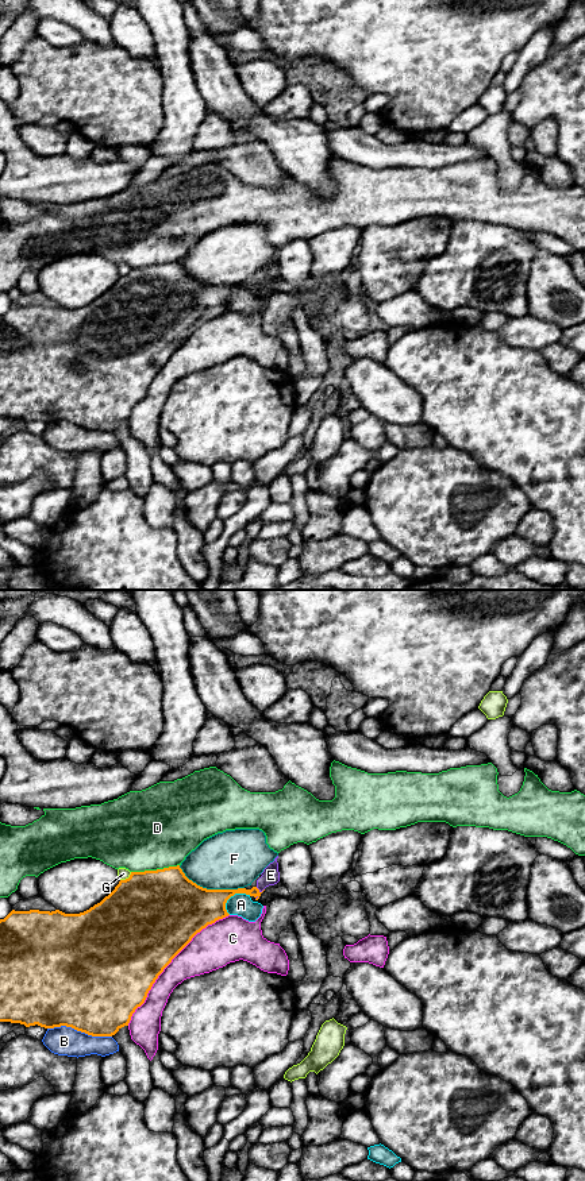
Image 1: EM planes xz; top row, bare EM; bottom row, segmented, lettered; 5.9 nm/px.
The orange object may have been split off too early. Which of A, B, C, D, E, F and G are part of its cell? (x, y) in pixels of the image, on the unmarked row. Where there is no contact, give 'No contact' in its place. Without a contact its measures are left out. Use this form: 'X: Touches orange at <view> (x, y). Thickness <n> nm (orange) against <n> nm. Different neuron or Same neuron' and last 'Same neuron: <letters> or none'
A: Touches orange at xz (233, 290). Thickness 260 nm (orange) against 140 nm. Different neuron
B: Touches orange at xz (80, 425). Thickness 500 nm (orange) against 180 nm. Different neuron
C: Touches orange at xz (169, 358). Thickness 500 nm (orange) against 240 nm. Different neuron
D: Touches orange at xz (154, 266). Thickness 500 nm (orange) against 480 nm. Different neuron
E: Touches orange at xz (258, 285). Thickness 110 nm (orange) against 110 nm. Different neuron
F: Touches orange at xz (210, 285). Thickness 400 nm (orange) against 360 nm. Different neuron
G: Touches orange at xz (126, 274). Thickness 500 nm (orange) against 70 nm. Different neuron
Same neuron: none

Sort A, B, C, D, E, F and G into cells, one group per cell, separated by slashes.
A / B / C E / D / F / G

